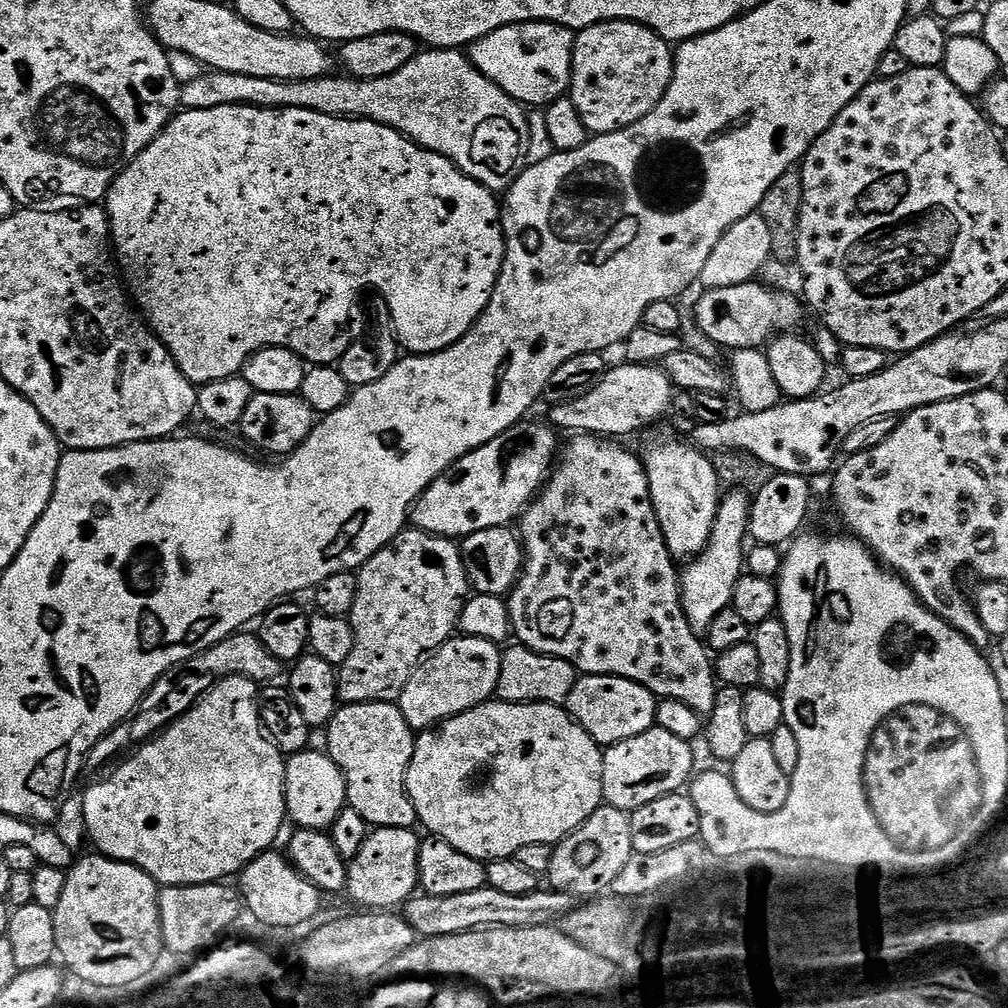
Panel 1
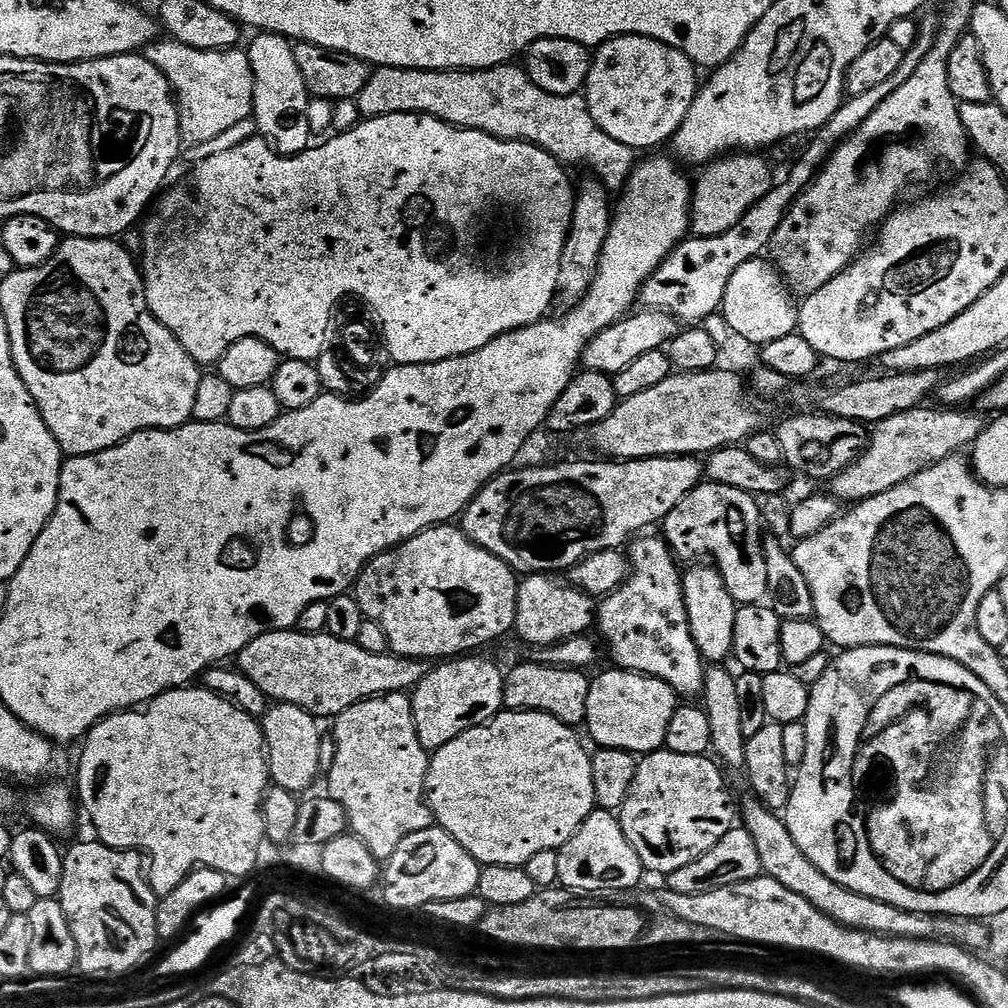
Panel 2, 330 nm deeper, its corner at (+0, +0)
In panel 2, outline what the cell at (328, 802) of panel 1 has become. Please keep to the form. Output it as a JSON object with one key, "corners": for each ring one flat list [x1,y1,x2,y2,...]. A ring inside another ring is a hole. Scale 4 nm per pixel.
{"corners":[[273,703,264,713,262,727,268,758,268,775,275,787,304,794,309,791,307,788,315,782,316,776,321,775,319,748,322,731,316,724,319,724,317,717,311,716,306,710,293,704]]}

